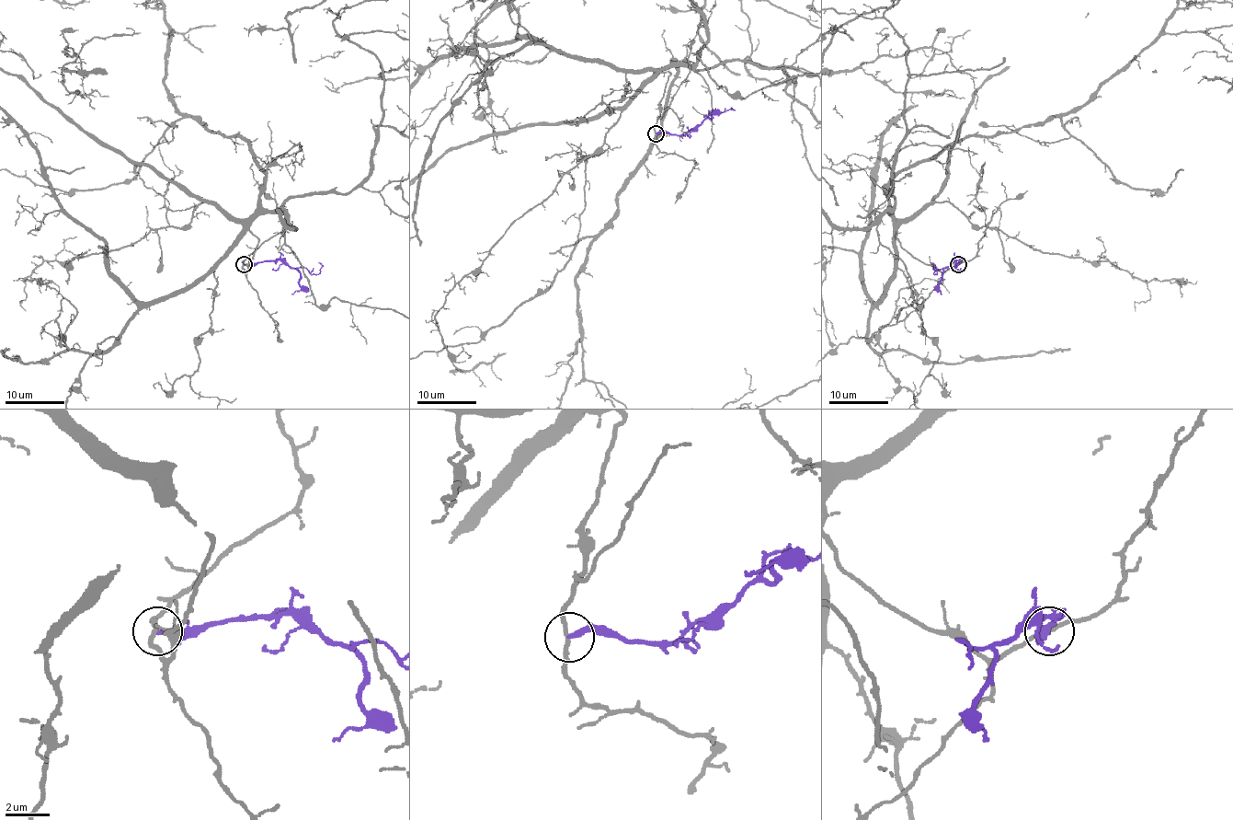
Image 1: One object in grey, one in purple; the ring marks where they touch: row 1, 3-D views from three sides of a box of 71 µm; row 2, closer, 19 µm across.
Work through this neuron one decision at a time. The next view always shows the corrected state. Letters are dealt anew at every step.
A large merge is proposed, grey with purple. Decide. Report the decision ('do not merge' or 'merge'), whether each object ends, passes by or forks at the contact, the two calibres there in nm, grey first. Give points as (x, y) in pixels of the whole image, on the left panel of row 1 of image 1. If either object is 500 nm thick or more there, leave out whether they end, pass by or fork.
do not merge; grey passes by; purple ends there; 170 nm thick on the grey side, 260 nm on the other

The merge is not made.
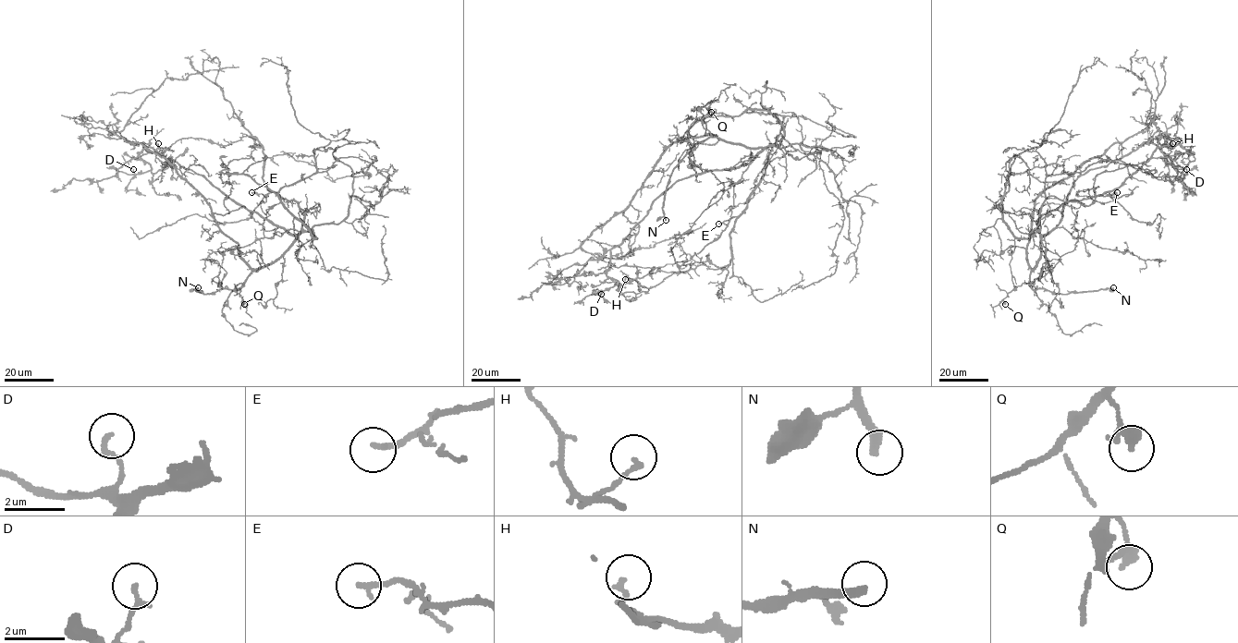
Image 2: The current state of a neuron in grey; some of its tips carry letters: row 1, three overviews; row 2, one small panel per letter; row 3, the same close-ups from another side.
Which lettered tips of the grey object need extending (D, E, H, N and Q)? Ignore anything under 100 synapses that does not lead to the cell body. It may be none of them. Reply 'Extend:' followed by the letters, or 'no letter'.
Extend: N

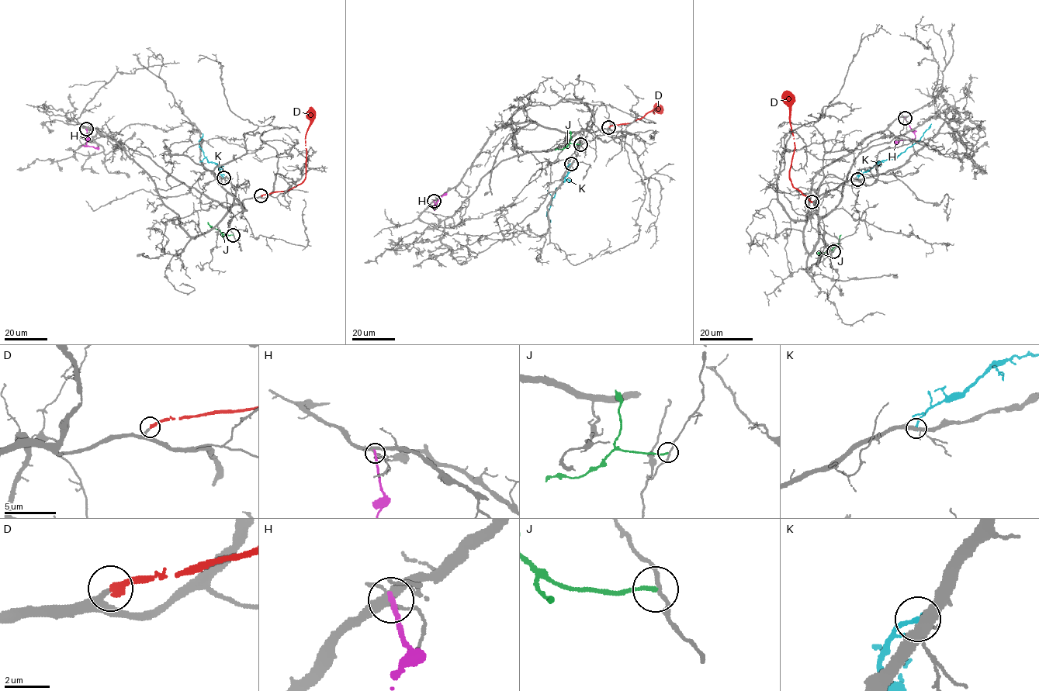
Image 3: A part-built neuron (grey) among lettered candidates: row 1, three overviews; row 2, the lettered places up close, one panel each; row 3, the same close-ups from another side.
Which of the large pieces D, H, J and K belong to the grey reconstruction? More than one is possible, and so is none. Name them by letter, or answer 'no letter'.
D

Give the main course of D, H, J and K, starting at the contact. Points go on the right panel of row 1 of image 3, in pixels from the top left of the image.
D: (812, 202), (795, 188), (790, 179), (794, 149), (790, 111), (792, 96), (787, 91)
H: (905, 118), (915, 139), (895, 143)
J: (833, 250), (839, 243), (840, 235)
K: (857, 178), (877, 164), (897, 157), (919, 141), (931, 124)

